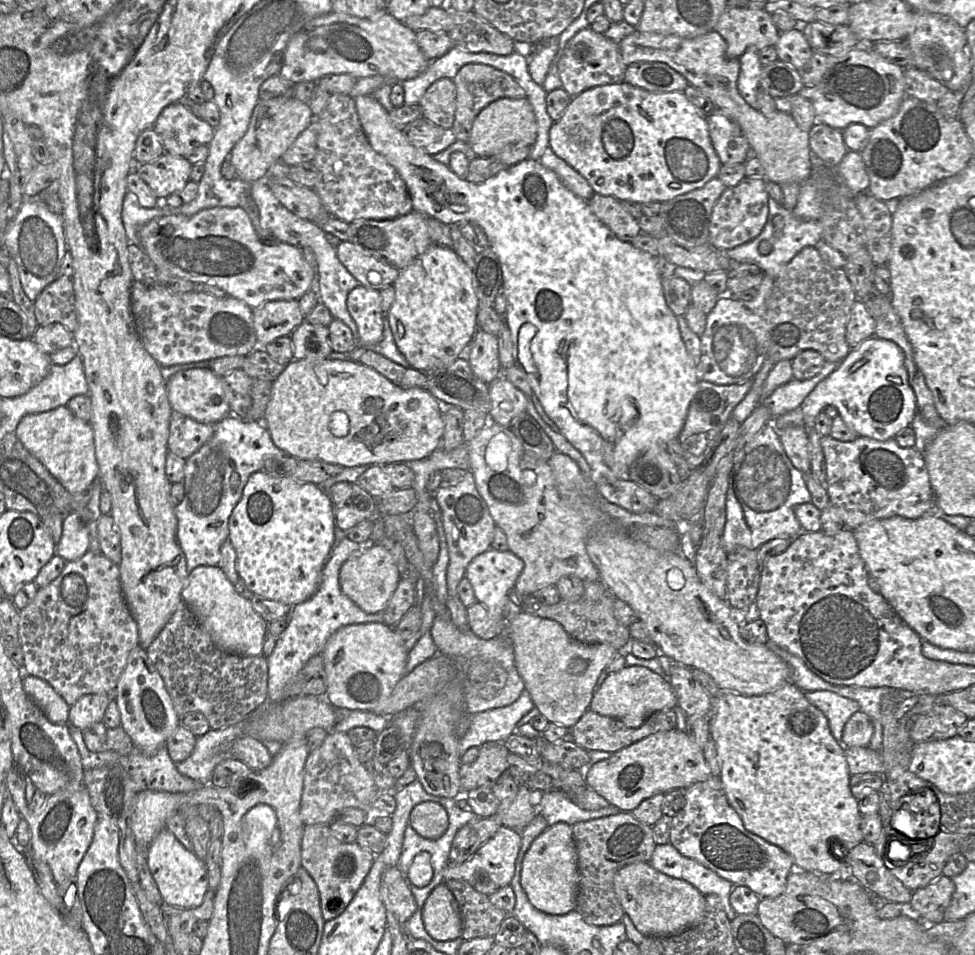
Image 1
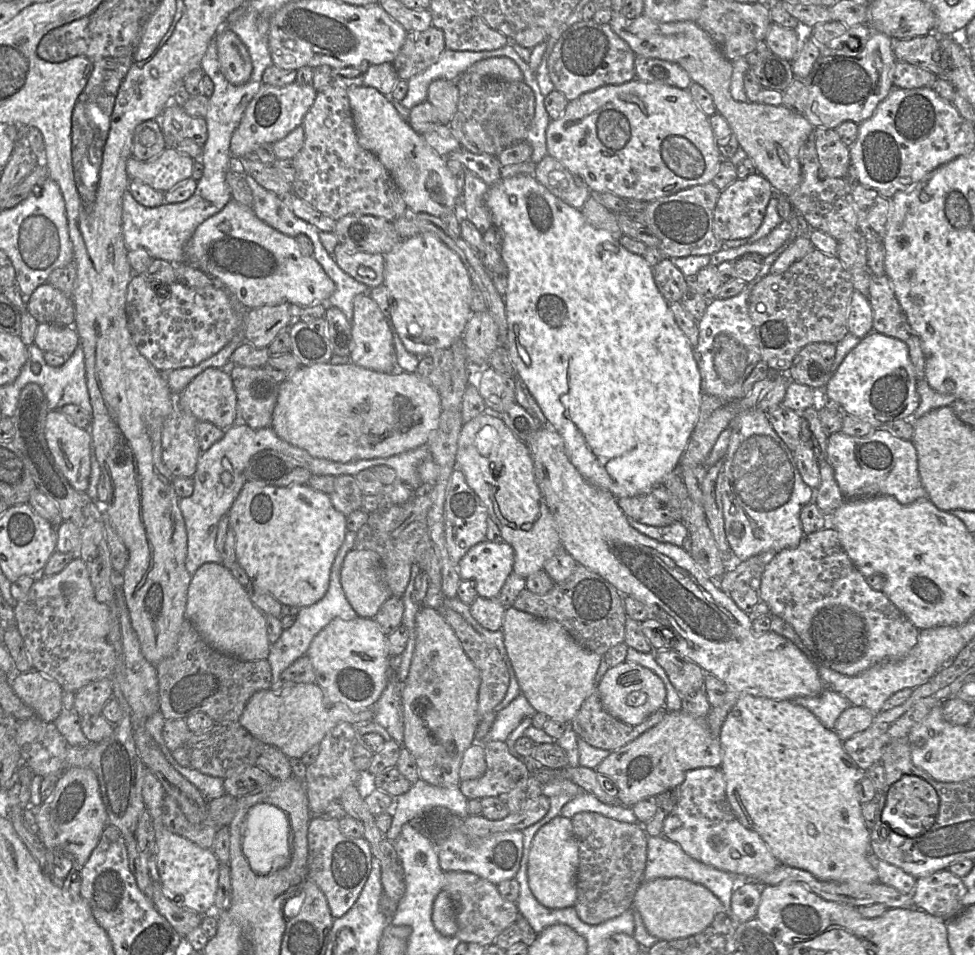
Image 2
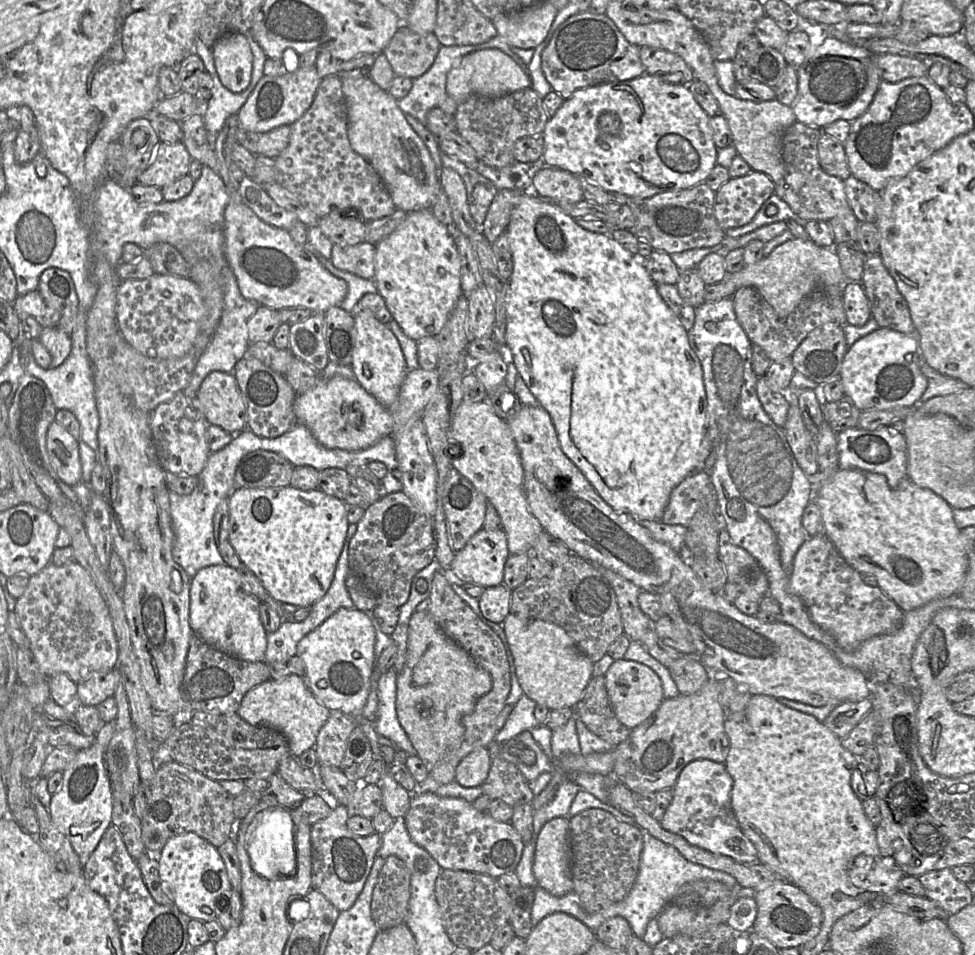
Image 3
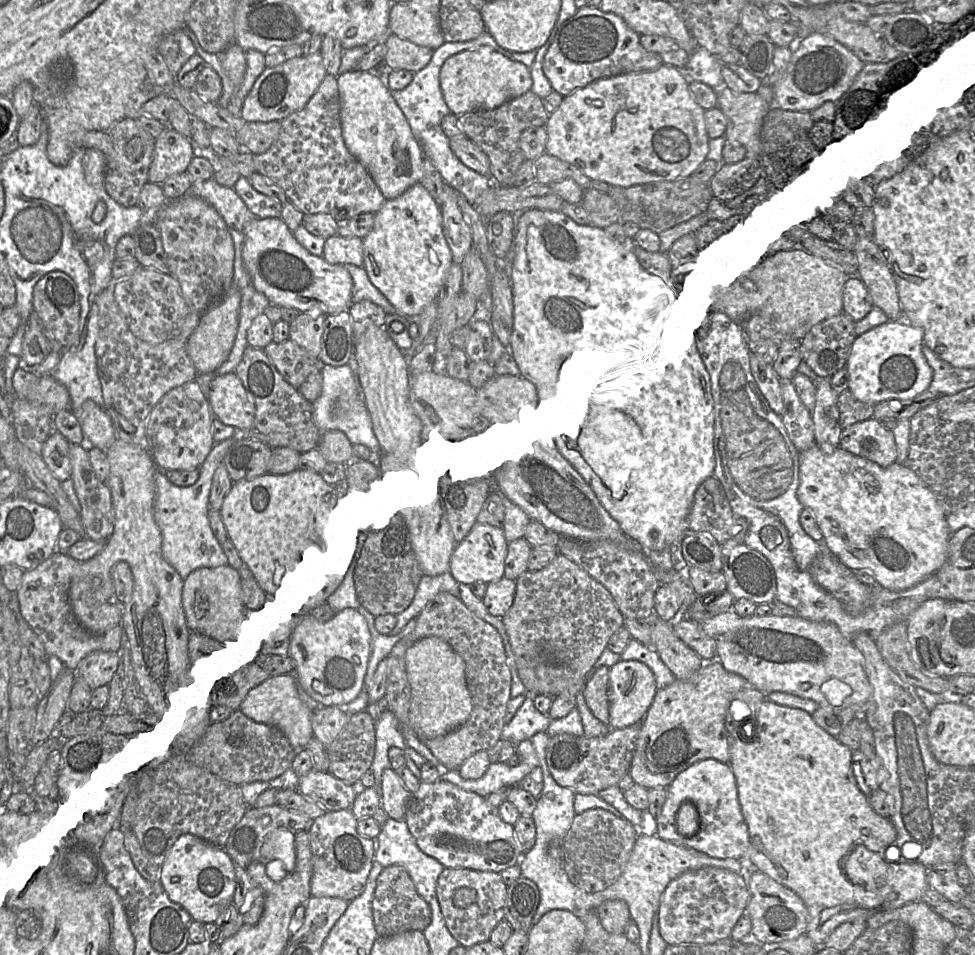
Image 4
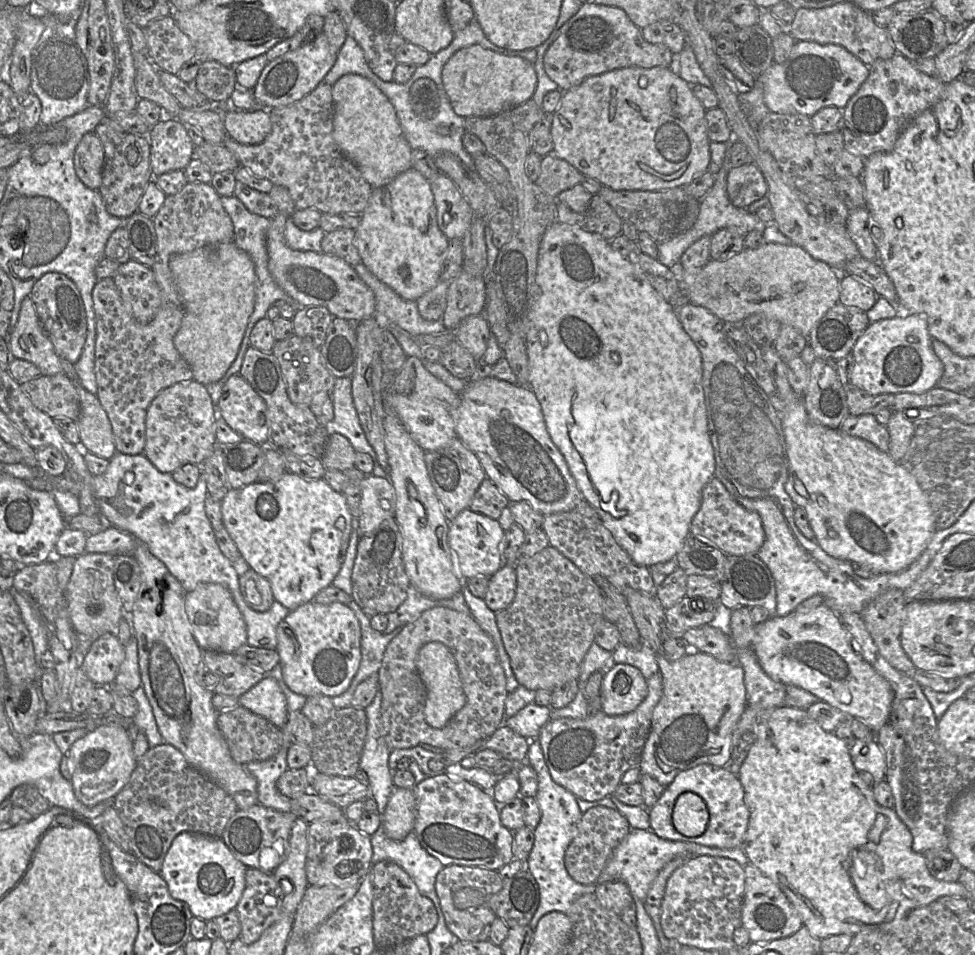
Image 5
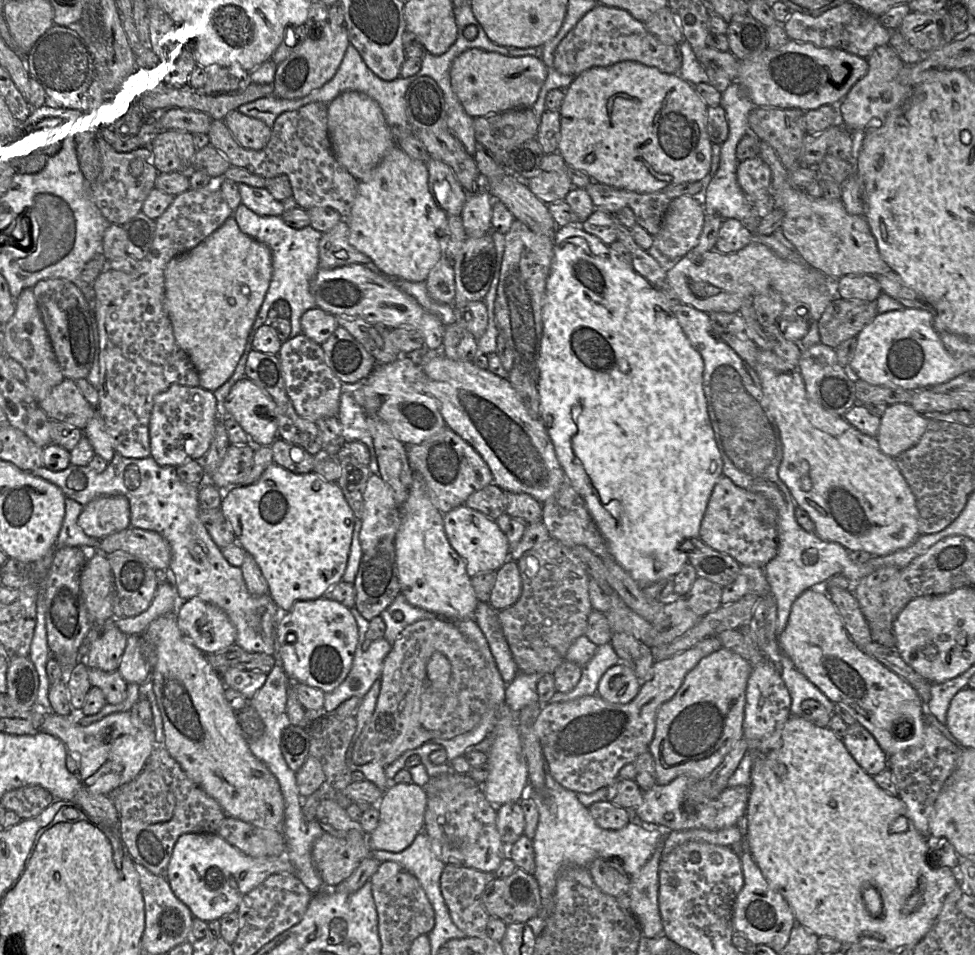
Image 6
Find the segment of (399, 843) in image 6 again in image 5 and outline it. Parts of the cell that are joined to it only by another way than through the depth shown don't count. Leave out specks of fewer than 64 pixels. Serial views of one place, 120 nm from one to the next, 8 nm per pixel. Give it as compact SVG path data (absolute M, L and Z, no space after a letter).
M394 787L381 815L386 836L395 841L403 840L414 831L415 820L416 800L413 788Z

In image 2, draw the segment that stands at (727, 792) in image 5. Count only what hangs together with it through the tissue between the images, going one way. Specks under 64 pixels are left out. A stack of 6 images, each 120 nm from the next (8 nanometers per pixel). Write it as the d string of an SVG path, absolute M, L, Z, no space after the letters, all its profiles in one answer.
M720 767L688 771L679 789L677 805L664 821L663 835L677 843L689 856L753 882L780 864L763 839L744 827L734 814L727 800L725 778Z

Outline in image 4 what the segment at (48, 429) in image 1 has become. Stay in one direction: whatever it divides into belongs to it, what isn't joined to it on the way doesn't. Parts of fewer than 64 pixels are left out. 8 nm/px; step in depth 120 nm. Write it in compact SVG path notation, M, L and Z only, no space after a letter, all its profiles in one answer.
M56 430L51 433L42 448L42 459L60 482L71 479L72 465L69 448L70 443Z

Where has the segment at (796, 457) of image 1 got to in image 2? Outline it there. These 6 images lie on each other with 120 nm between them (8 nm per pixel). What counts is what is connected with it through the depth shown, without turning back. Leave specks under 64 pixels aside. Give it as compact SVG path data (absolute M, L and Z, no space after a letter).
M781 404L770 410L767 415L775 432L794 452L802 440L800 414Z

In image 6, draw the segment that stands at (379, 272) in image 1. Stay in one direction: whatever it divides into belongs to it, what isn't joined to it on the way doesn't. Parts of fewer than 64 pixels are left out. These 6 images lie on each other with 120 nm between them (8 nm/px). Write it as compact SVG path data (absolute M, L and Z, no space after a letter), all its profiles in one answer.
M345 219L322 234L318 250L319 266L324 269L334 269L354 263L365 265L372 261L349 243L349 226Z

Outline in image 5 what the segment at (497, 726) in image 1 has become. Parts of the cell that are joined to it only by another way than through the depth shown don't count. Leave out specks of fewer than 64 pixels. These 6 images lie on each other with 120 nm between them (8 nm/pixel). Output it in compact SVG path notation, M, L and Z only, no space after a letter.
M533 702L514 716L506 718L503 724L531 741L538 738L541 729L550 720L551 709L550 706L539 706Z

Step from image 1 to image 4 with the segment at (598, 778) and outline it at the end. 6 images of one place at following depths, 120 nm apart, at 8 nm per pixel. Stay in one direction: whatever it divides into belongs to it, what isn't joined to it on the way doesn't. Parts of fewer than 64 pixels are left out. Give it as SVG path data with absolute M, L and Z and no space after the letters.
M716 659L705 661L703 666L690 678L675 679L667 687L658 689L652 705L641 721L641 730L628 771L634 783L647 789L667 789L679 773L698 761L712 758L722 763L729 763L729 738L725 728L727 707L735 694L745 685L747 683L743 677L726 670Z

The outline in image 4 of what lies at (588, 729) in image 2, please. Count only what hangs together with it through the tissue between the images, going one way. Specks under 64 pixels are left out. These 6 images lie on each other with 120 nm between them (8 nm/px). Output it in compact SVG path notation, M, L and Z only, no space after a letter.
M606 666L598 668L583 688L587 706L592 714L605 725L609 725L609 669Z

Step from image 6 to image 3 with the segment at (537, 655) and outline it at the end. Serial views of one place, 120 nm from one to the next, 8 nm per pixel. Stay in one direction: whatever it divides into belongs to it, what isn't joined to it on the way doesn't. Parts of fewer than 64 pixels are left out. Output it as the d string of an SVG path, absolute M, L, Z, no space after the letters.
M571 554L569 560L562 565L553 566L552 573L542 579L531 579L512 591L510 613L522 619L543 620L562 627L574 640L581 652L593 663L600 661L607 654L609 646L624 633L622 617L616 594L594 564Z

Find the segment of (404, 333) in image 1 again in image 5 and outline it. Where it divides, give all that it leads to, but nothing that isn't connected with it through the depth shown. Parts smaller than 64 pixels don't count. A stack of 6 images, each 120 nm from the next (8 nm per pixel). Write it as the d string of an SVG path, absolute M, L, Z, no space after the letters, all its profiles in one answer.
M411 167L397 175L388 184L374 188L367 207L361 214L361 222L355 229L354 244L359 251L362 264L364 264L375 277L389 286L403 299L417 301L422 295L434 288L440 281L441 268L448 249L449 239L443 234L437 224L436 207L434 204L434 196L431 191L429 180L427 180L420 172Z

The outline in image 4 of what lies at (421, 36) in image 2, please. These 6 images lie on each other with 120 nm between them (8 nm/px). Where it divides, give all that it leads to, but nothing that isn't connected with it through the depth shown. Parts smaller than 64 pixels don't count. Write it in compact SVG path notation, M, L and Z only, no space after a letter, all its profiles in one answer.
M392 33L384 37L384 42L386 45L384 63L392 70L406 69L418 72L427 66L435 51Z

